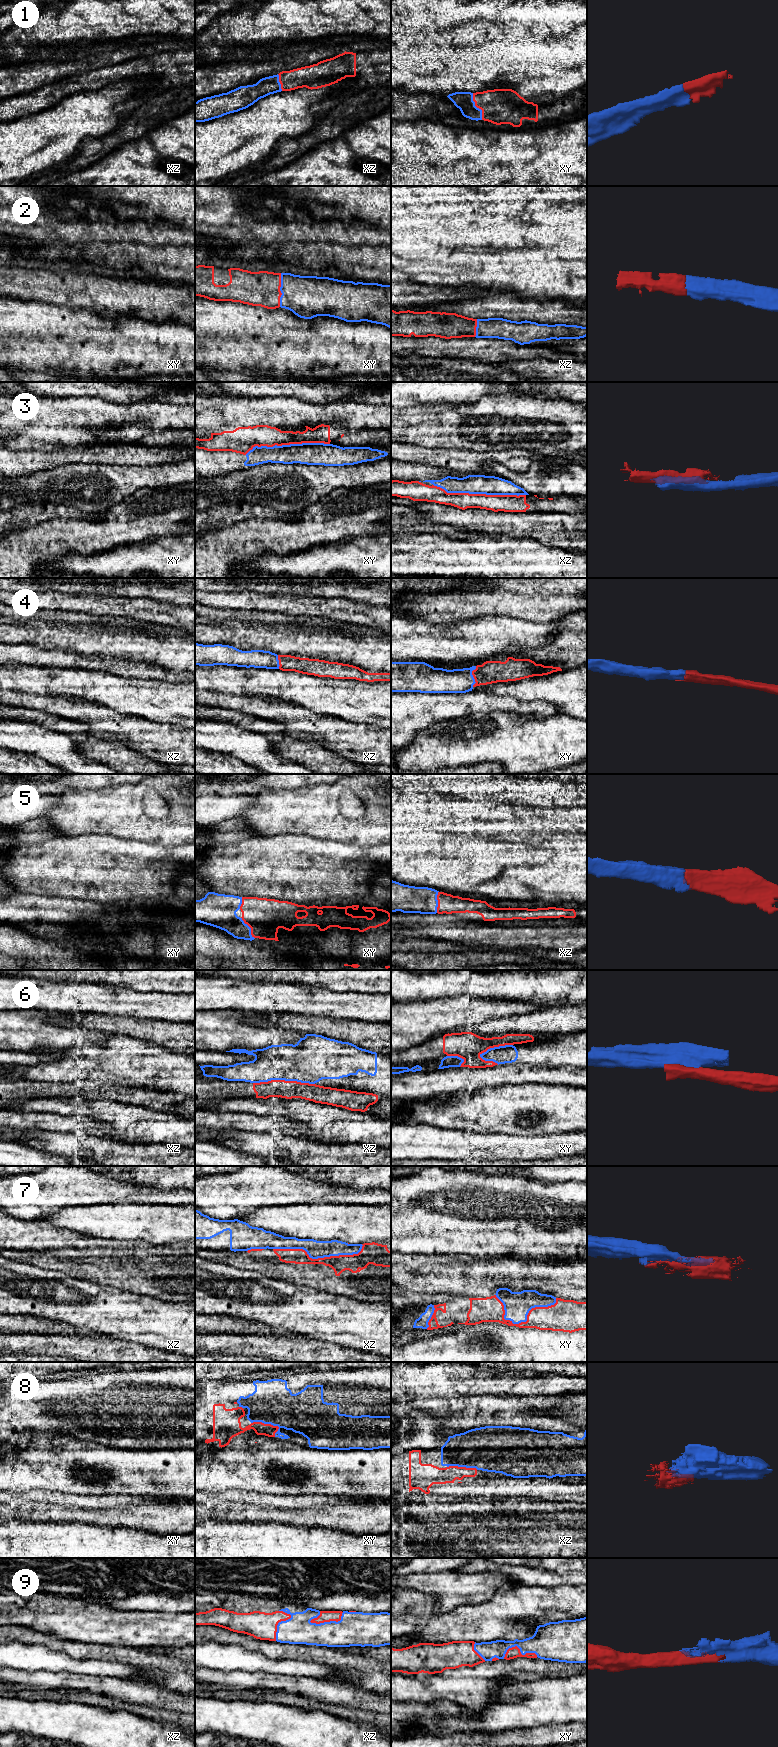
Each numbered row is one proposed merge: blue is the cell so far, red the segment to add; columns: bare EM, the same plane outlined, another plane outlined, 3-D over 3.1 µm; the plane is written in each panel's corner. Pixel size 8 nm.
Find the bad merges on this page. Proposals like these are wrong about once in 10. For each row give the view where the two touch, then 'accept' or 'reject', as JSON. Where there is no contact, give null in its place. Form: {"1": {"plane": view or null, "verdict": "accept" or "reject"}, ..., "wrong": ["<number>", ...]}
{"1": {"plane": "xy", "verdict": "accept"}, "2": {"plane": "xy", "verdict": "accept"}, "3": {"plane": "xz", "verdict": "reject"}, "4": {"plane": "xy", "verdict": "accept"}, "5": {"plane": "xy", "verdict": "accept"}, "6": {"plane": "xz", "verdict": "reject"}, "7": {"plane": "xz", "verdict": "accept"}, "8": {"plane": "xy", "verdict": "accept"}, "9": {"plane": "xz", "verdict": "accept"}, "wrong": ["3", "6"]}

